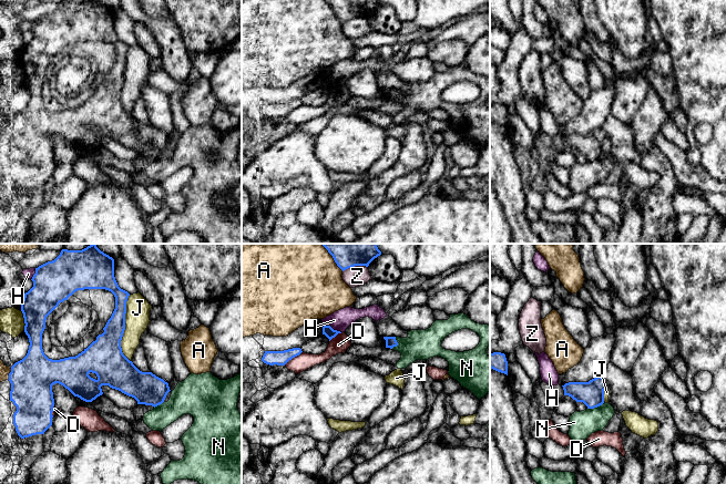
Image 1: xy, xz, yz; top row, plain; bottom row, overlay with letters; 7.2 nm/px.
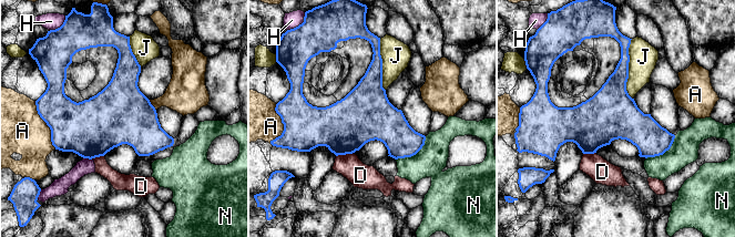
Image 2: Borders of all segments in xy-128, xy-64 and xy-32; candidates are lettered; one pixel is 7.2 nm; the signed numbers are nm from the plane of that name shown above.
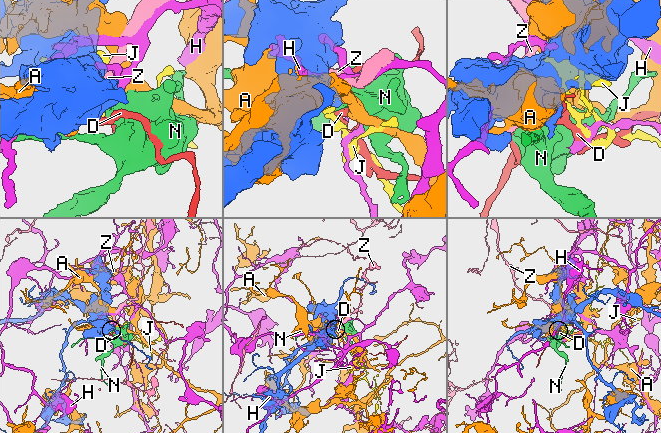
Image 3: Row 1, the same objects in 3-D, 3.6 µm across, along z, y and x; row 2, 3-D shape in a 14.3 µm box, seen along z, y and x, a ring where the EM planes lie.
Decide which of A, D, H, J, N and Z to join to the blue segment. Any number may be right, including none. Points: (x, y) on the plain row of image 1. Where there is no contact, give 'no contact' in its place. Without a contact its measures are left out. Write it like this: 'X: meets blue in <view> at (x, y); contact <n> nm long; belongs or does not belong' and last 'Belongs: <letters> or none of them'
A: meets blue in xz at (334, 11); contact 220 nm long; does not belong
D: meets blue in xz at (293, 109); contact 170 nm long; does not belong
H: meets blue in xz at (331, 80); contact 140 nm long; does not belong
J: meets blue in xy at (124, 80); contact 480 nm long; does not belong
N: meets blue in yz at (595, 158); contact 140 nm long; does not belong
Z: meets blue in xz at (355, 17); contact 190 nm long; does not belong
Belongs: none of them

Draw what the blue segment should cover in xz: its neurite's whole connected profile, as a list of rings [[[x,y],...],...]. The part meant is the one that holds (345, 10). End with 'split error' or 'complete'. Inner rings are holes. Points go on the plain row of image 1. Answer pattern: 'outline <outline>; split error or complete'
outline [[[326,0],[344,23],[355,18],[366,18],[381,7],[378,0]]]; complete

